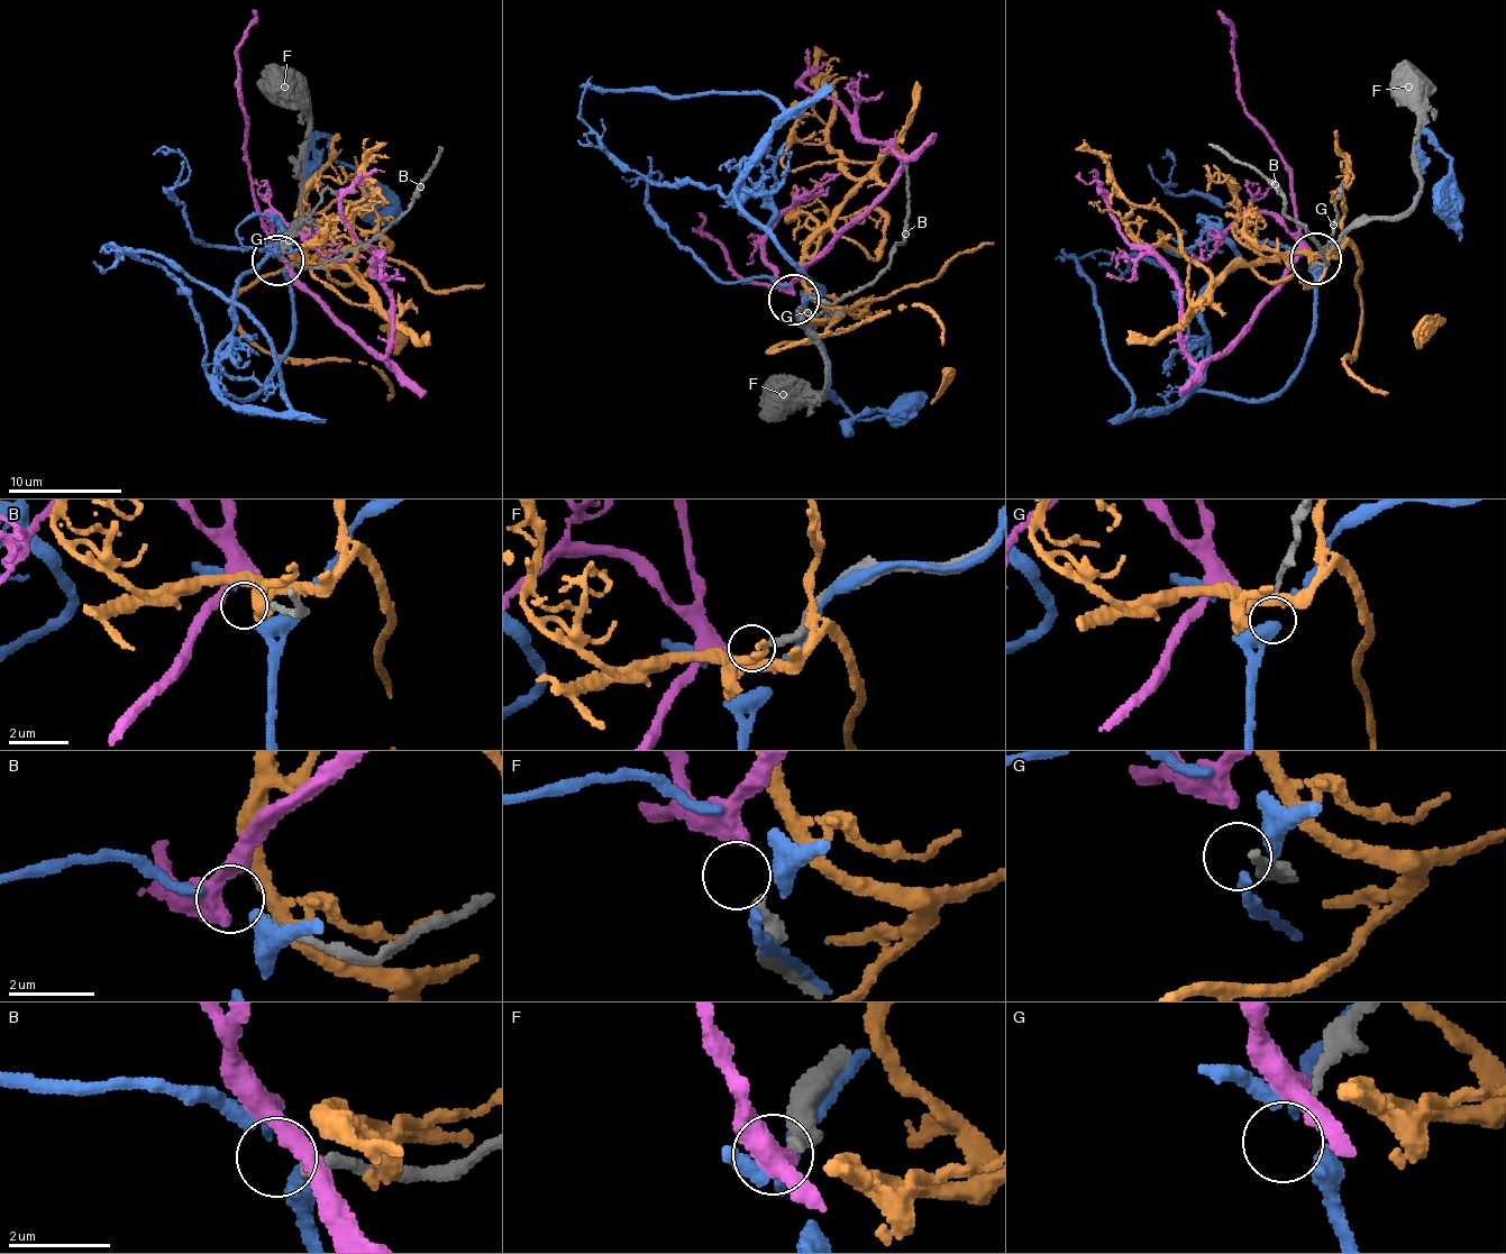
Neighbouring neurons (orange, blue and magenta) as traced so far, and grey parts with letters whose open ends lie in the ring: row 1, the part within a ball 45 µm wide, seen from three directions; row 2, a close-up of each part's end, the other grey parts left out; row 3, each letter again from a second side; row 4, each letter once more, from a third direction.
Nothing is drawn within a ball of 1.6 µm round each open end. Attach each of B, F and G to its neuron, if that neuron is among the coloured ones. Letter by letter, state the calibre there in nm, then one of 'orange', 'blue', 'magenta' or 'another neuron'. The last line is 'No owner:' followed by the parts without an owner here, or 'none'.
B: calibre 240 nm; another neuron
F: calibre 260 nm; magenta
G: calibre 150 nm; another neuron
No owner: B, G

